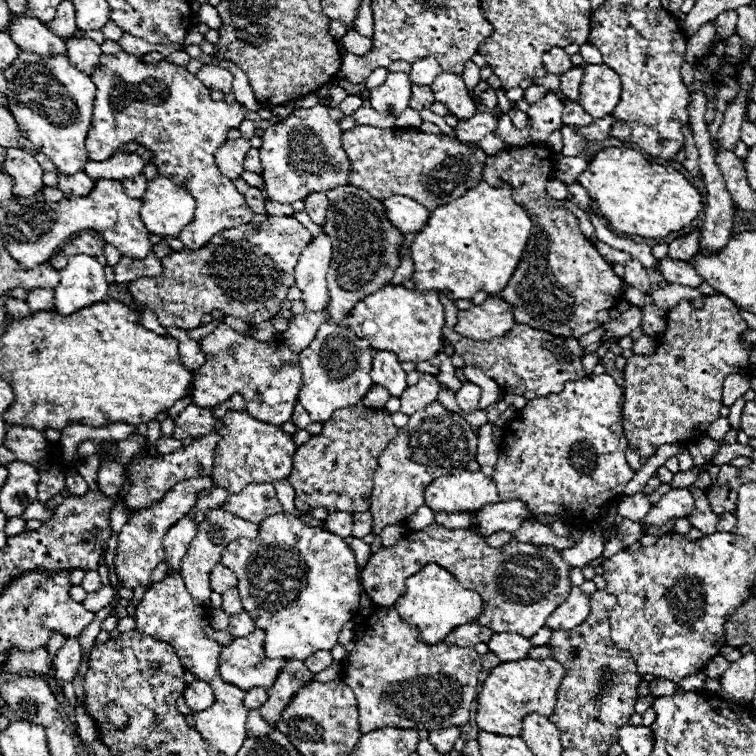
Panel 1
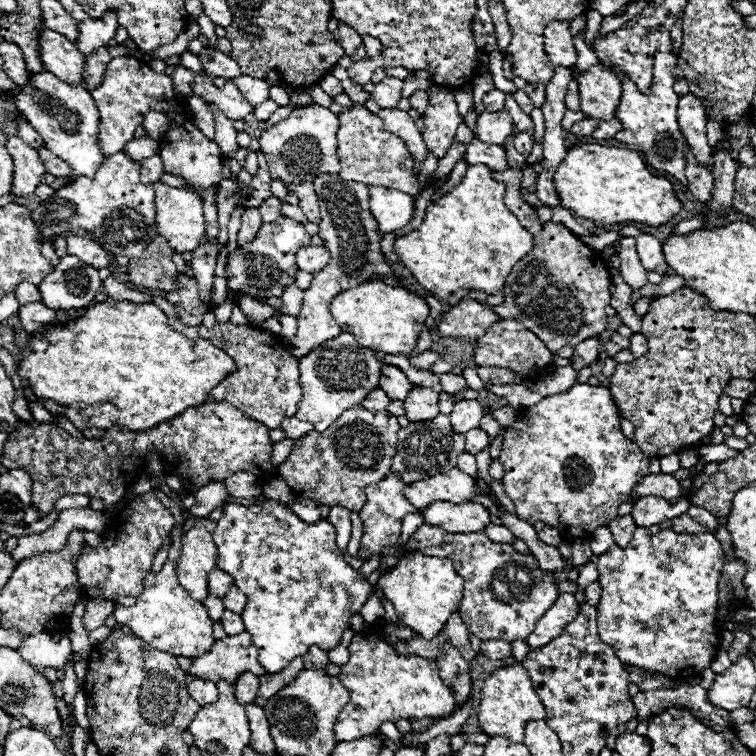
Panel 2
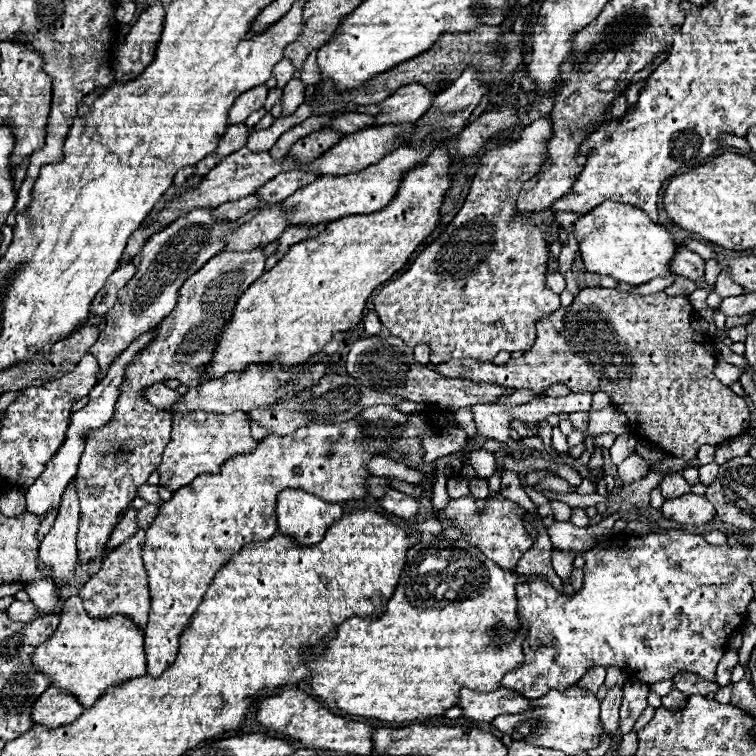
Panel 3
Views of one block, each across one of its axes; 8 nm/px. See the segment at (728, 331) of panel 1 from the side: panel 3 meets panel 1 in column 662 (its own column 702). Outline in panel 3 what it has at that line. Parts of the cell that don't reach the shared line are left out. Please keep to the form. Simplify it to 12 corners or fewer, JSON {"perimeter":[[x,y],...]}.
{"perimeter":[[584,288],[504,366],[436,372],[606,392],[692,460],[750,428],[688,296]]}

